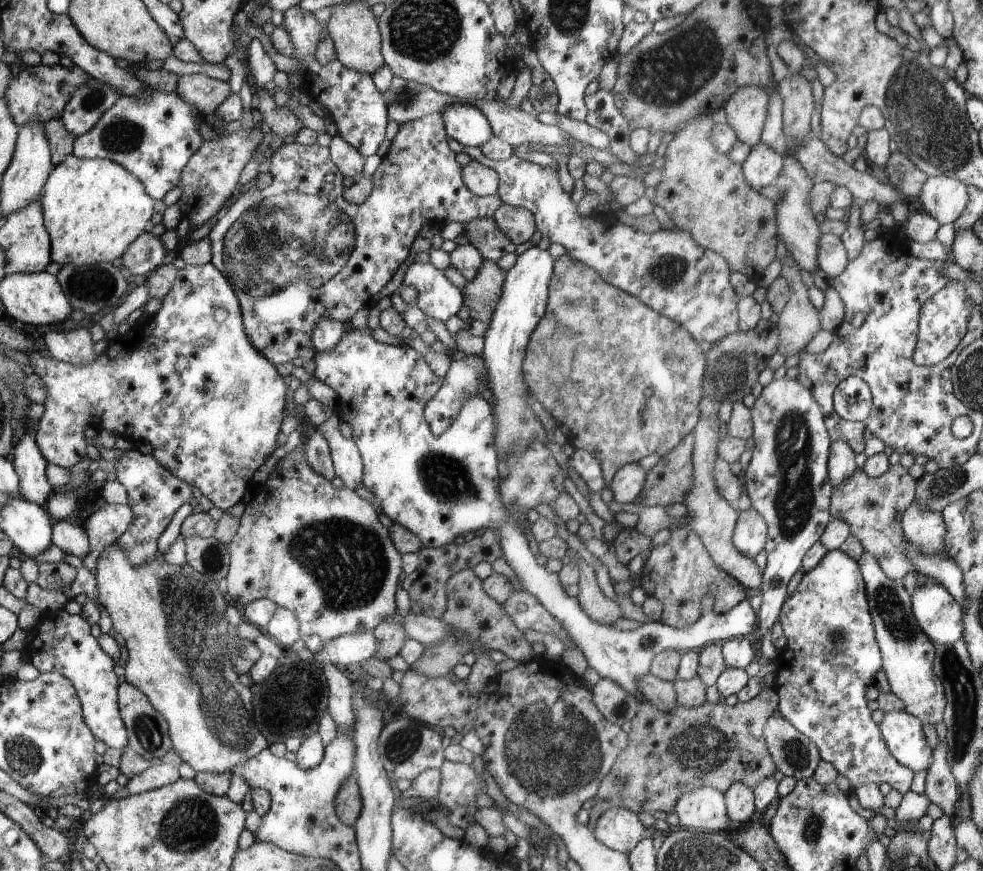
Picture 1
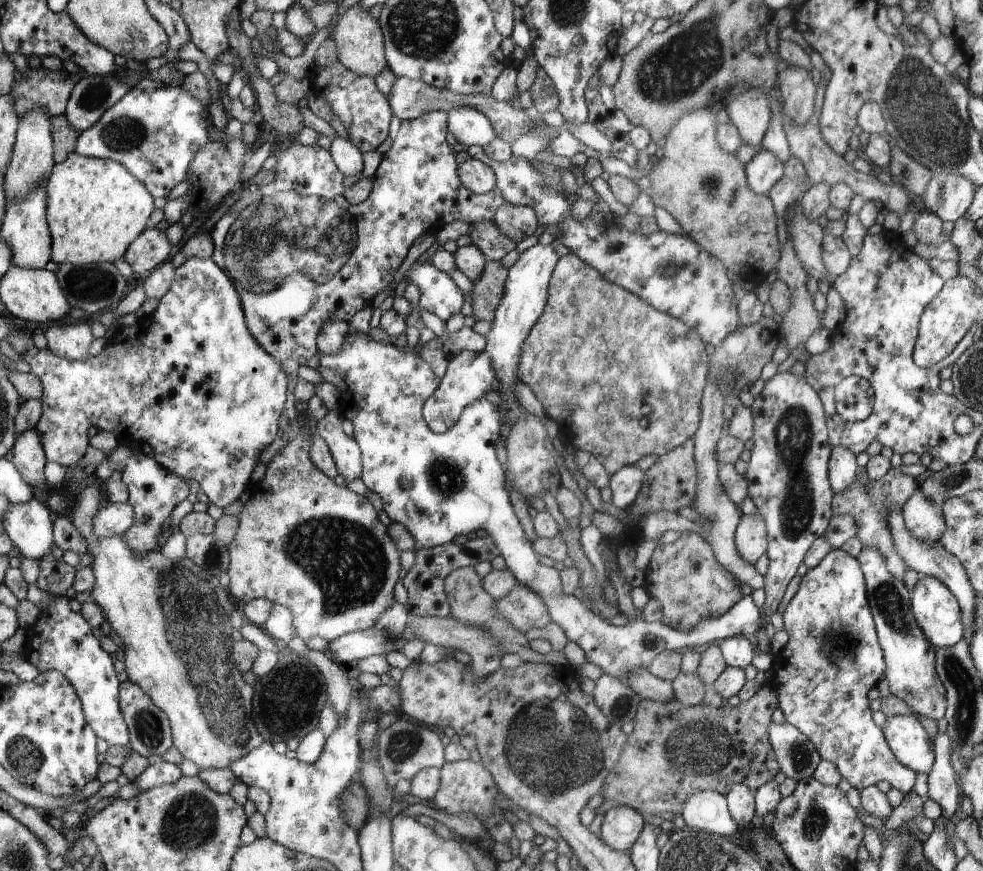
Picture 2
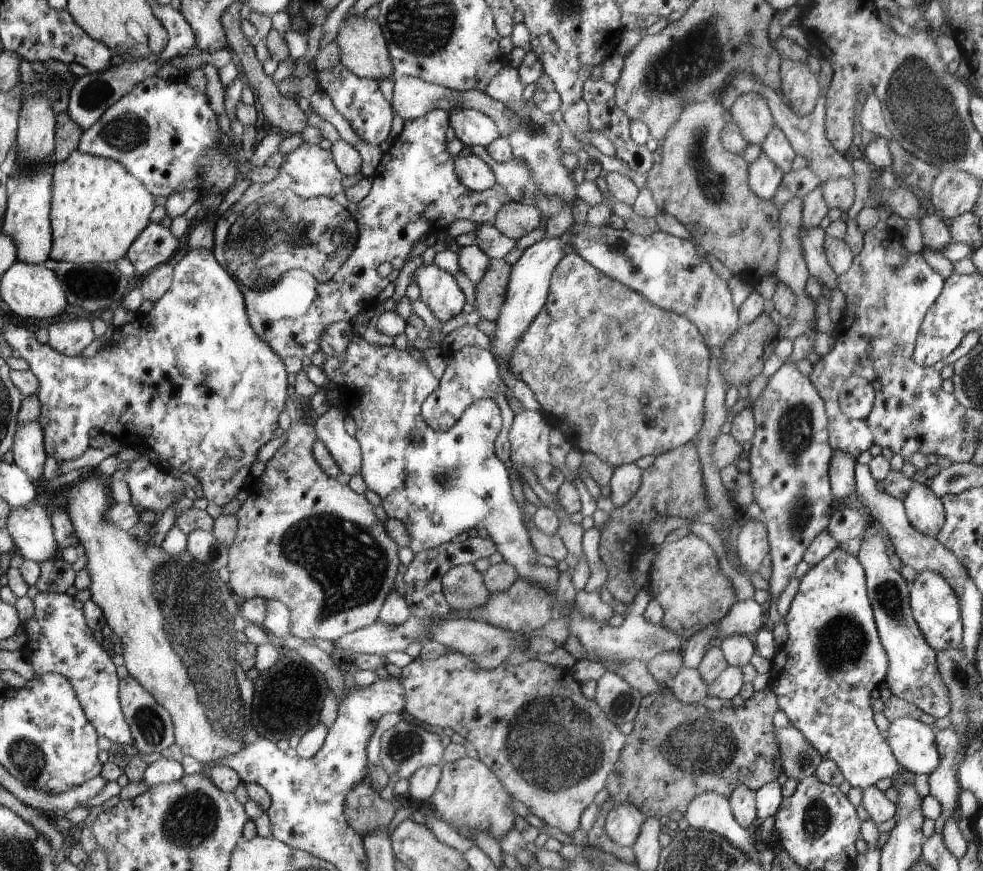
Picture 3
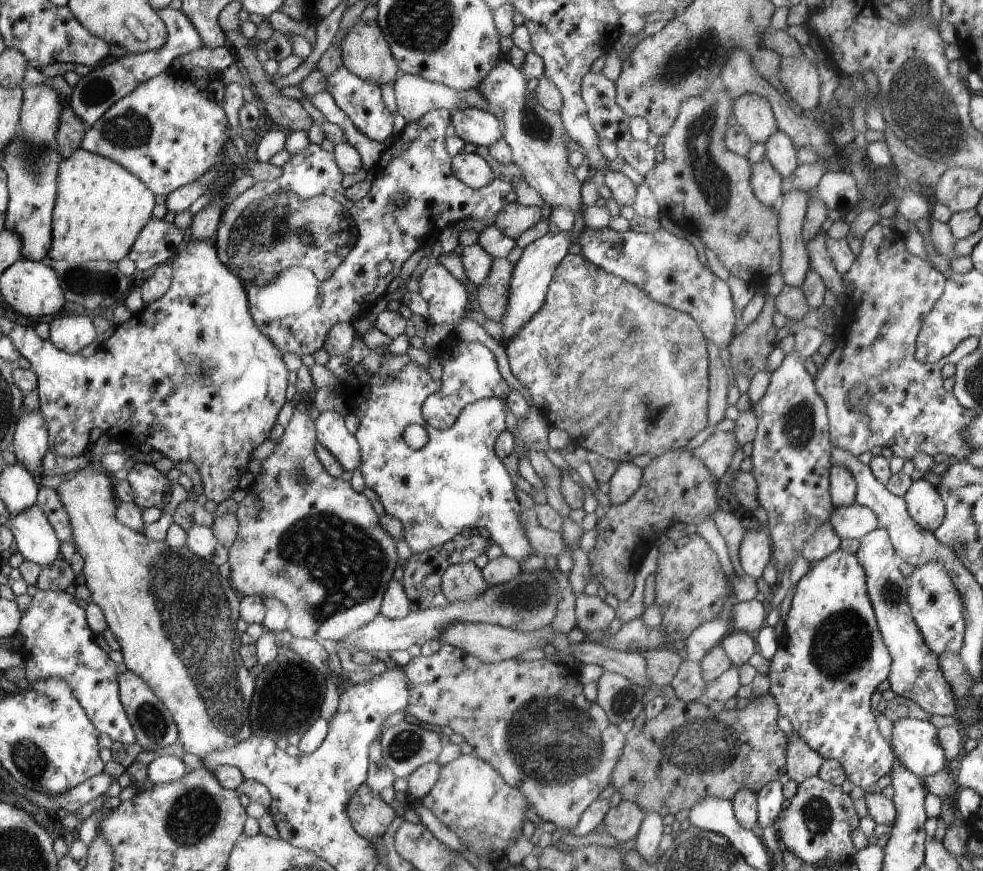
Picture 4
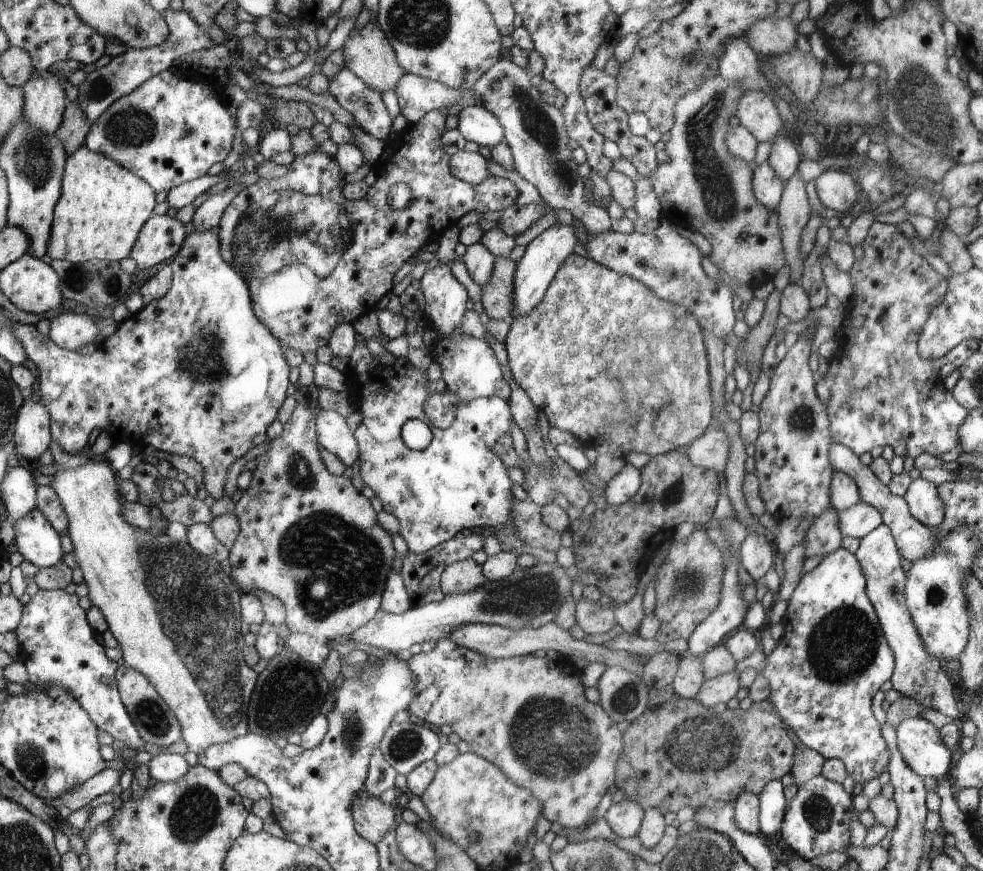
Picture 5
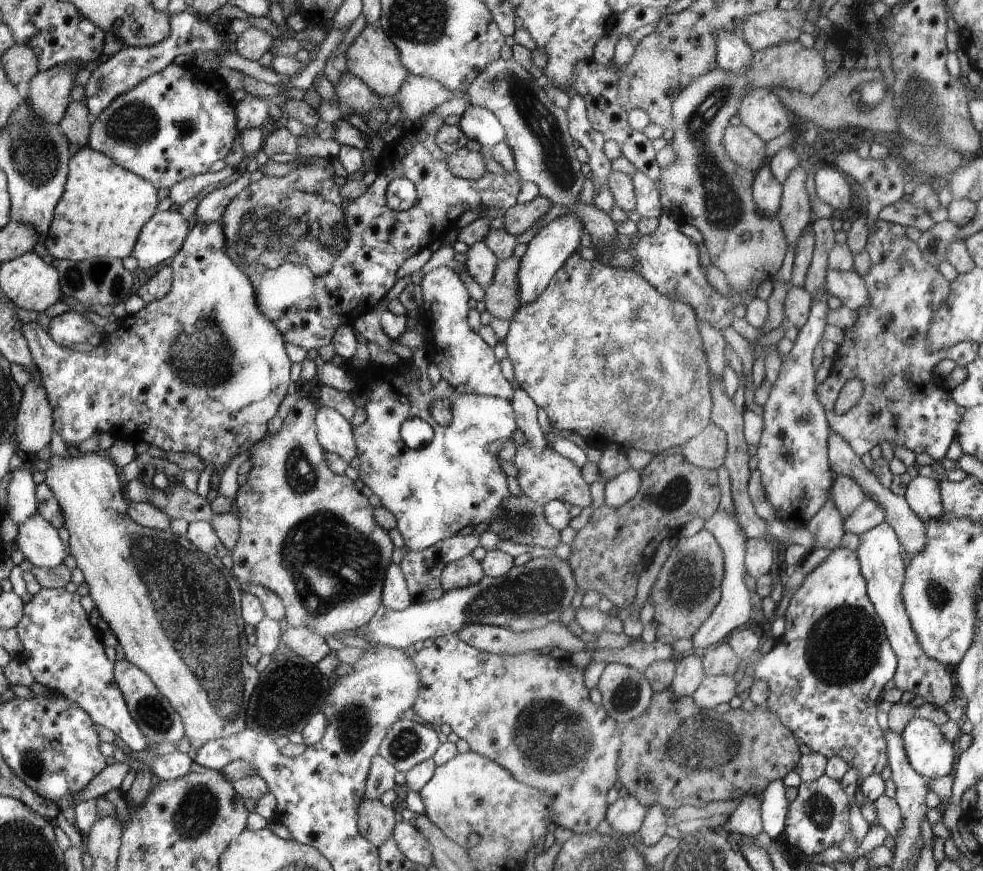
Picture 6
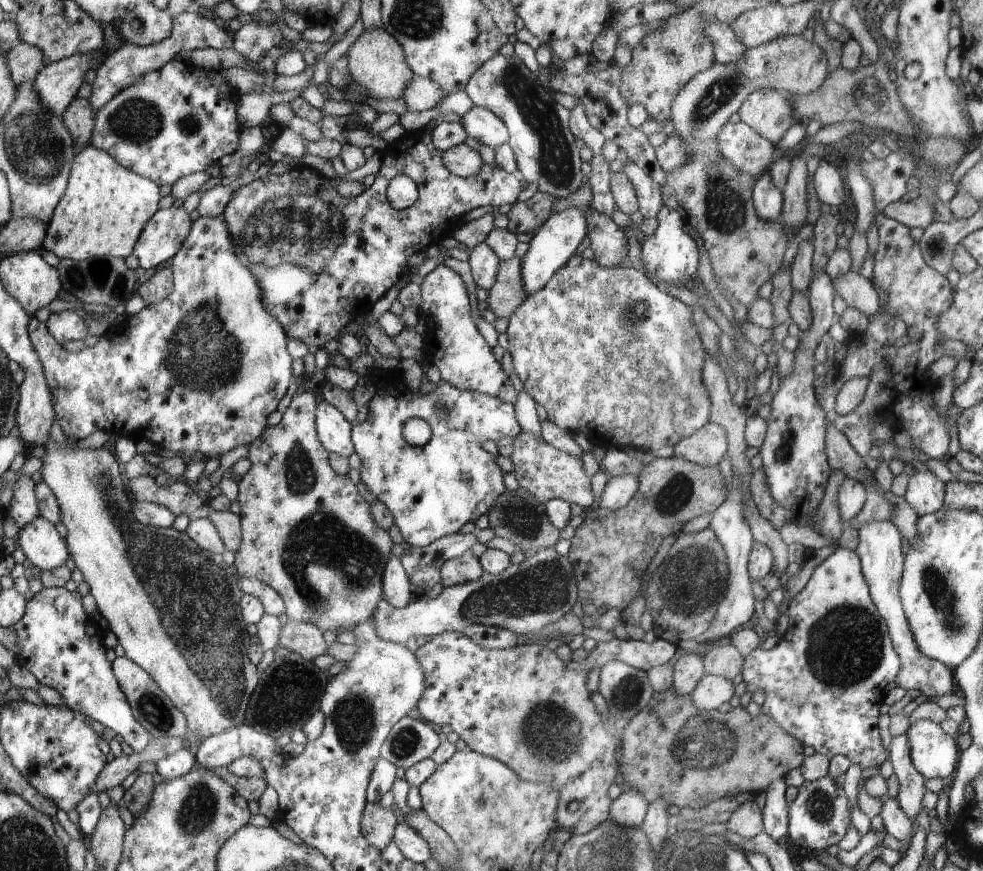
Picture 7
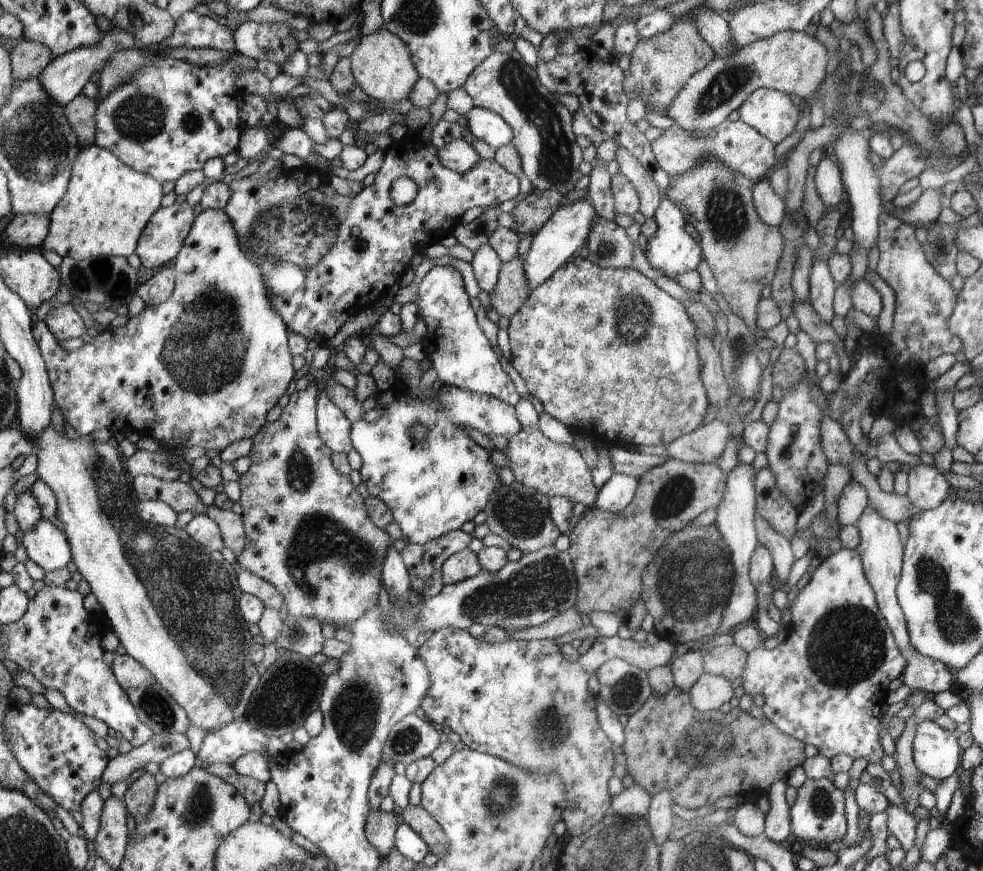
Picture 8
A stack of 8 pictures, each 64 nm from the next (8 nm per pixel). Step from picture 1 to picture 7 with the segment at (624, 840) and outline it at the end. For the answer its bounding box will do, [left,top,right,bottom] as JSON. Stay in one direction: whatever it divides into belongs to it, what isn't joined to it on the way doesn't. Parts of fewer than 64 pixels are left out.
[609,788,648,829]

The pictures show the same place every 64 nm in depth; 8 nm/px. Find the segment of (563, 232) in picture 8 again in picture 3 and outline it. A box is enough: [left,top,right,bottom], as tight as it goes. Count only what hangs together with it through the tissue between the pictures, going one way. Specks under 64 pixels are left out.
[492,238,565,362]

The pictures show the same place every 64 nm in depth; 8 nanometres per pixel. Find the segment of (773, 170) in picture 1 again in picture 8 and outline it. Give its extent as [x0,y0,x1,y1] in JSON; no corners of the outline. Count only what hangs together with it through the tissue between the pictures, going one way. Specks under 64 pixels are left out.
[754,179,788,227]

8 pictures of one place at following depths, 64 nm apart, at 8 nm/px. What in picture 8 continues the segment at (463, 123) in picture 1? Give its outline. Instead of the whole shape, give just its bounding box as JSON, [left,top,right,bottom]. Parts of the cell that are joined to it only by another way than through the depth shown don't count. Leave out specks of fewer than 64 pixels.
[466,107,514,148]

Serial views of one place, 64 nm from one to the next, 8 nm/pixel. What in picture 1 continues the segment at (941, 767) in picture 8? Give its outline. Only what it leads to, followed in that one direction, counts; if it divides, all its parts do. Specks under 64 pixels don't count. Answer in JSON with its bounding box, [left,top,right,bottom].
[879,709,933,772]

